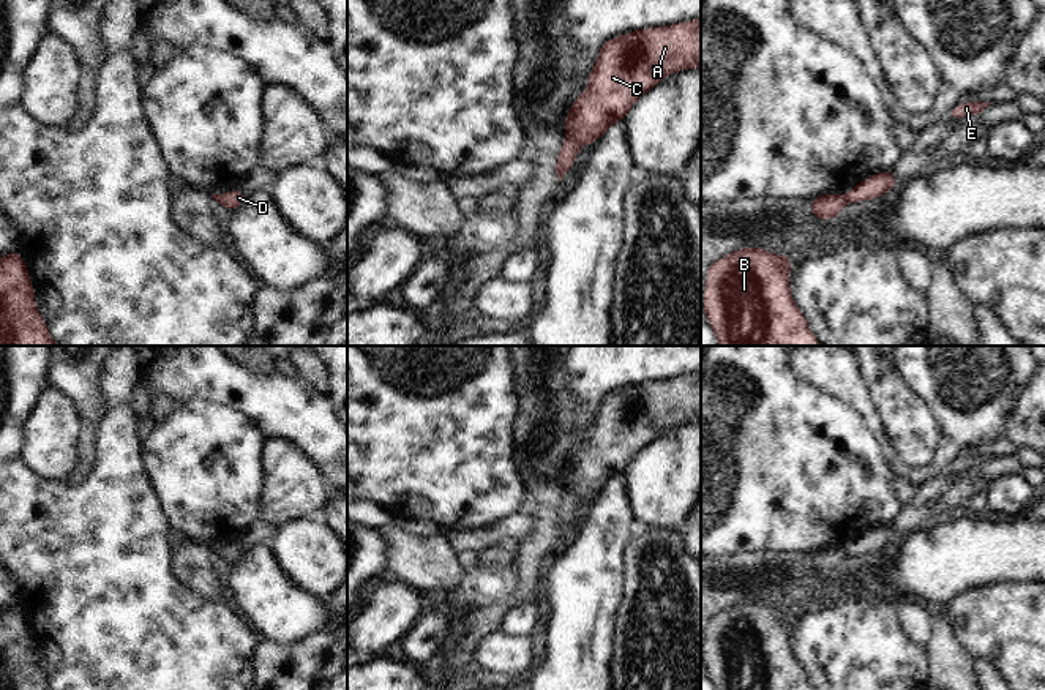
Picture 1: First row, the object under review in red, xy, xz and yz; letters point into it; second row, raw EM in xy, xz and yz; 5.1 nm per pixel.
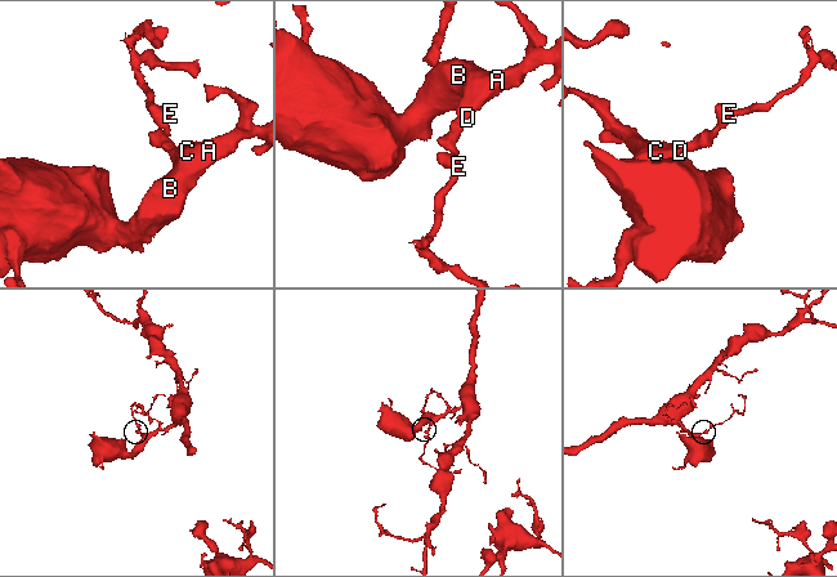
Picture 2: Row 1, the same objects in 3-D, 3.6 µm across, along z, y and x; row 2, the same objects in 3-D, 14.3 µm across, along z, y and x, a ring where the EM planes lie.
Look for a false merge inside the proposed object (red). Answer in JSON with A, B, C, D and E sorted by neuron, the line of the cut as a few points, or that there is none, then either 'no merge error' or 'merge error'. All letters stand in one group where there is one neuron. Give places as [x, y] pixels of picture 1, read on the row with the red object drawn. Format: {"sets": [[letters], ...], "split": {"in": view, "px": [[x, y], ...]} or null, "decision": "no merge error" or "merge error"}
{"sets": [["A", "B", "C", "D"], ["E"]], "split": {"in": "xz", "px": [[567, 136], [580, 144]]}, "decision": "merge error"}

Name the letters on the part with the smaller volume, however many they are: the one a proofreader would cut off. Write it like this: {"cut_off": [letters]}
{"cut_off": ["E"]}

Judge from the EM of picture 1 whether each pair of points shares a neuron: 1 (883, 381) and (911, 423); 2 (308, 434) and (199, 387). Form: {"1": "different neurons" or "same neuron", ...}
{"1": "same neuron", "2": "same neuron"}

